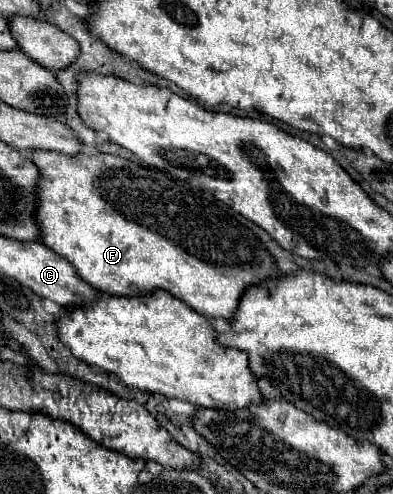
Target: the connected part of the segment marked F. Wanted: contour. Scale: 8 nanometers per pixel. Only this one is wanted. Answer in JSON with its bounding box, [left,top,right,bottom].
[32,150,280,320]

